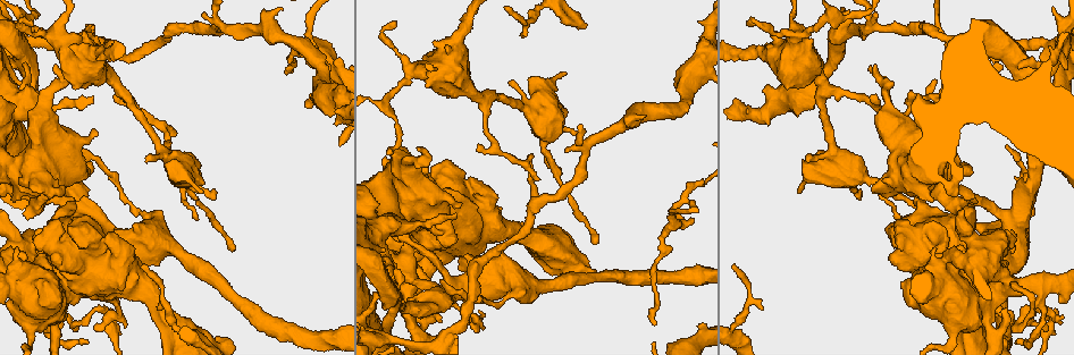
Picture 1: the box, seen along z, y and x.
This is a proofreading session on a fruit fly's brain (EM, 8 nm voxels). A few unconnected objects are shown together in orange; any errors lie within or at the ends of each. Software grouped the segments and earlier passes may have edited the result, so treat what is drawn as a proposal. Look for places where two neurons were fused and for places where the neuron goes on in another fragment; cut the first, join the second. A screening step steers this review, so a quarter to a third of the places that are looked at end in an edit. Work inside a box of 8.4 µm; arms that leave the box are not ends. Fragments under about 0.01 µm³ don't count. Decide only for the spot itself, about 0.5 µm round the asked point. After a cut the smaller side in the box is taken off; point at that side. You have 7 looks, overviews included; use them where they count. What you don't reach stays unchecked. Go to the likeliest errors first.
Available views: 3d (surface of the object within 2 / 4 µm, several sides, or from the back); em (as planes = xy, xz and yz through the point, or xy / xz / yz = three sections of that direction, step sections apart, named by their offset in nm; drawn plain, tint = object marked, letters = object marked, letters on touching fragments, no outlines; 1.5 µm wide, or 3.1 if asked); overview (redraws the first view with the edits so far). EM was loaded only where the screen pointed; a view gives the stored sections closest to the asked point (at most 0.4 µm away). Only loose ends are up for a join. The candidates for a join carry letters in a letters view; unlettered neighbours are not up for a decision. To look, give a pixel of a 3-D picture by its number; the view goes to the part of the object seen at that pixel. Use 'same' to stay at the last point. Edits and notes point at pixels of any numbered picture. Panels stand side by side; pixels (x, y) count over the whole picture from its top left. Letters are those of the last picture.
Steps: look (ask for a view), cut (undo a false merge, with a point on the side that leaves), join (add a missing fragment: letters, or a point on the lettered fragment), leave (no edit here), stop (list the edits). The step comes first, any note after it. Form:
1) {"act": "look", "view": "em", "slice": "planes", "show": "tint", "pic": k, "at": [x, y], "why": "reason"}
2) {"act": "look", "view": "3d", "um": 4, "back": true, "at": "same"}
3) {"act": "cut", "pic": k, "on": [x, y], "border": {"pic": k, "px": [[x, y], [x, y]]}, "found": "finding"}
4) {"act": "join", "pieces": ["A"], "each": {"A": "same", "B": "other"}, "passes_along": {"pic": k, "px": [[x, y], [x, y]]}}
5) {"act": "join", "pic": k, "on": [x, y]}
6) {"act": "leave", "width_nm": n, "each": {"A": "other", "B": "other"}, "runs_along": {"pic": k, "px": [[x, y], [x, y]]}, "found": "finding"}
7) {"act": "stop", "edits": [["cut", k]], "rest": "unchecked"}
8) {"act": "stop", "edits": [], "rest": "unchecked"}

{"act": "look", "view": "em", "slice": "planes", "show": "letters", "pic": 1, "at": [512, 83], "why": "thin end"}

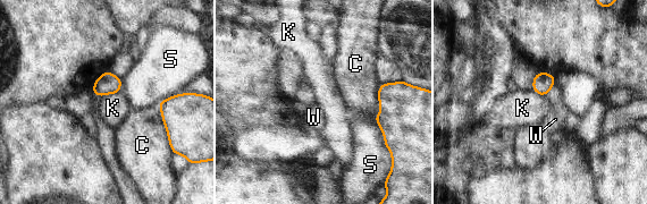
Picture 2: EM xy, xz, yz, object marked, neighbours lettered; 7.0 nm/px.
{"act": "leave", "each": {"C": "other", "K": "other", "S": "other", "W": "other"}, "border": {"pic": 2, "px": [[555, 84], [545, 95]]}, "found": "no lettered fragment goes on from it"}

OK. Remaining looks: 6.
{"act": "look", "view": "3d", "um": 4, "pic": 1, "at": [383, 258], "why": "abrupt turn"}

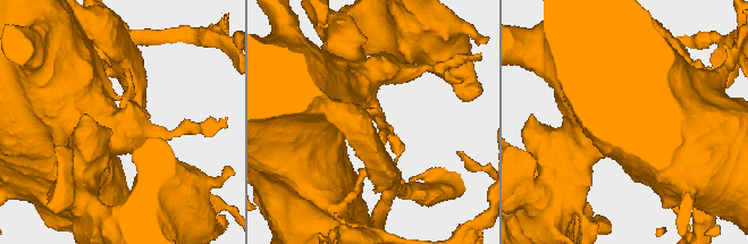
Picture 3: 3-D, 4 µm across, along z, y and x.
{"act": "look", "view": "em", "slice": "yz", "step": 4, "show": "tint", "pic": 3, "at": [377, 116], "why": "now the EM"}

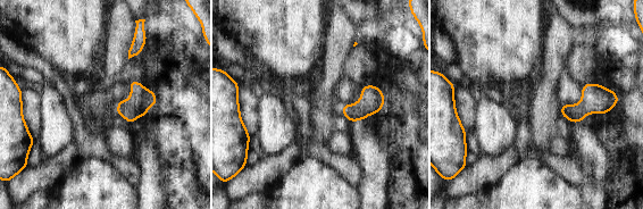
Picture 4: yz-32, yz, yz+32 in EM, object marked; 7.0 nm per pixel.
{"act": "look", "view": "em", "slice": "planes", "show": "letters", "at": "same", "why": "another direction"}

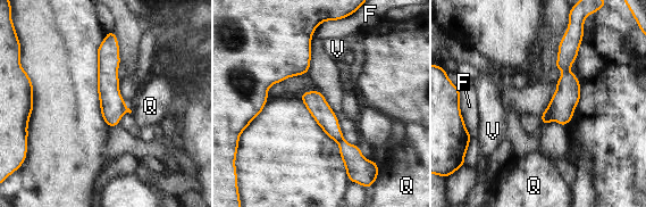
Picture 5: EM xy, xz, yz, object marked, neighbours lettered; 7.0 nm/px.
{"act": "cut", "pic": 5, "on": [358, 168], "each": {"F": "other", "Q": "other", "V": "other"}, "border": {"pic": 5, "px": [[342, 138], [337, 141]]}, "found": "two neurons meet here"}

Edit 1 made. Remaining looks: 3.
{"act": "look", "view": "em", "slice": "planes", "show": "letters", "pic": 1, "at": [524, 38], "why": "tapers out"}

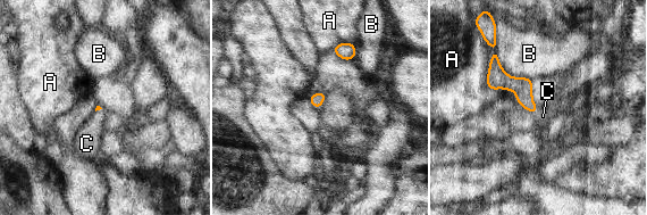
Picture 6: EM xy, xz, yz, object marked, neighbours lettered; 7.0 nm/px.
{"act": "join", "pieces": ["C"], "each": {"A": "other", "B": "other", "C": "same"}, "passes_along": {"pic": 6, "px": [[522, 87], [536, 112], [543, 116]]}, "found": "the neuron continues"}

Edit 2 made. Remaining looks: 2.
{"act": "stop", "edits": [["cut", 5], ["join", 6]], "rest": "unchecked"}

